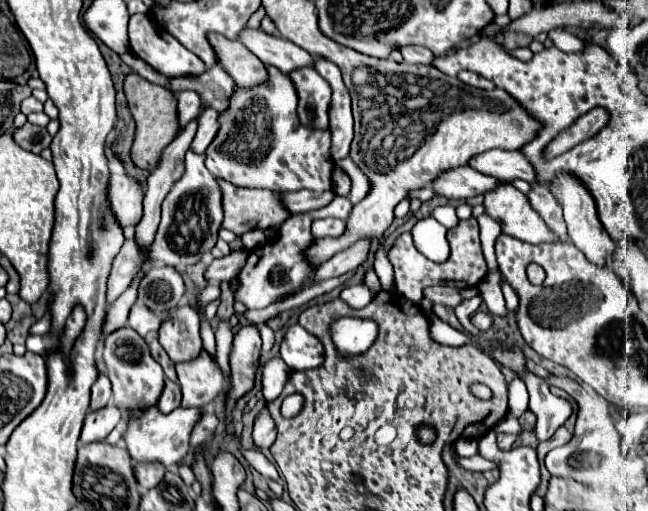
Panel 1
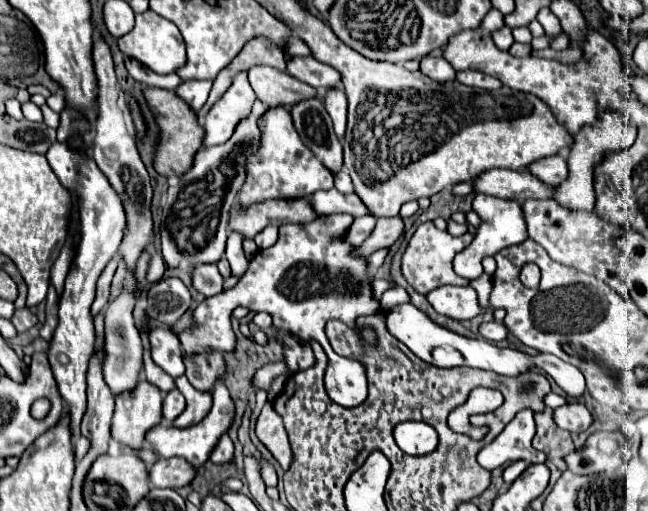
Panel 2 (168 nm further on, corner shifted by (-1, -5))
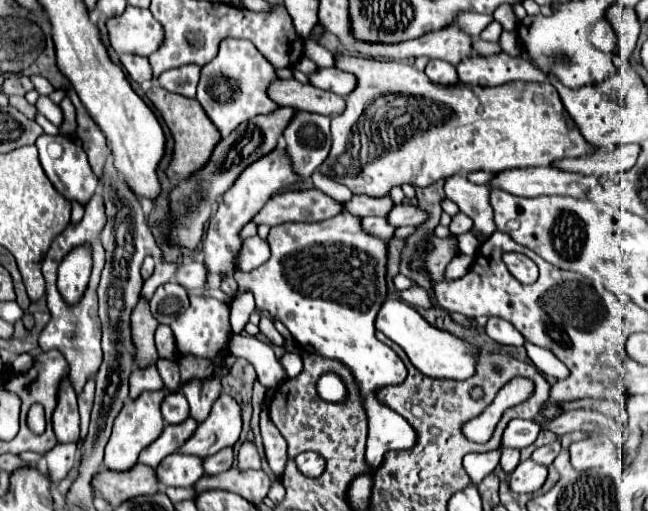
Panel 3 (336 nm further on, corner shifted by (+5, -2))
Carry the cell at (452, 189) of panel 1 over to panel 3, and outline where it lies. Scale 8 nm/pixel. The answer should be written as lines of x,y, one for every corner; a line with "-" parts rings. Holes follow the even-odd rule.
551,166
517,168
509,172
499,172
489,180
489,188
499,188
525,198
535,198
543,194
583,198
585,192
591,188
591,184
593,184
593,178
561,172

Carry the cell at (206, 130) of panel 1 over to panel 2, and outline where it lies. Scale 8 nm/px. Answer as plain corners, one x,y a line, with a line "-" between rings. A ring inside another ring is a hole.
247,71
237,73
229,89
213,103
213,107
205,115
203,125
207,133
205,133
203,145
209,147
209,145
225,143
233,135
237,123
251,113
255,99
257,97
247,81

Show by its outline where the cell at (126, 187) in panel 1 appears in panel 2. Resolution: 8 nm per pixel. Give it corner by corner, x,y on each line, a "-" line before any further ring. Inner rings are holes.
55,141
47,151
47,161
61,181
61,185
75,195
77,201
77,213
79,213
79,227
81,227
81,241
77,245
75,259
69,267
65,287
61,293
59,303
59,325
55,329
55,337
49,345
49,361
55,373
57,389
61,399
67,403
67,415
69,415
69,427
71,435
79,437
79,423
83,419
83,411
87,411
87,367
89,359
93,355
95,345
95,329
93,329
93,317
91,317
91,303
95,299
95,285
103,271
103,267
109,263
109,259
115,255
125,229
125,211
123,205
97,167
97,163
85,155
81,149
73,149
67,143

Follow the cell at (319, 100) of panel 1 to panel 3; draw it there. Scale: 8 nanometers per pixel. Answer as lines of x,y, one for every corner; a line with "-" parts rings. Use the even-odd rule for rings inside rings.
301,112
291,118
283,132
285,150
293,160
293,168
303,176
311,176
329,156
331,130
329,116
317,116
313,112

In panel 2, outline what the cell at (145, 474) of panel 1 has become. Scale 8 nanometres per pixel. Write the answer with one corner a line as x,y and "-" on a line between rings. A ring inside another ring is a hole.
179,457
159,459
149,471
153,487
171,487
171,489
189,485
195,479
195,475
197,475
197,467
193,467
191,463

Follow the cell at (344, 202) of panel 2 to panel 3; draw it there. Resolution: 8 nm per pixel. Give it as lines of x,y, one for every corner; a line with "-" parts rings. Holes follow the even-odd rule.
353,196
349,202
343,202
343,210
351,212
353,216
359,216
359,218
385,216
385,212
389,212
389,208
393,208
393,202
389,196
385,196
383,200
375,200
369,196

